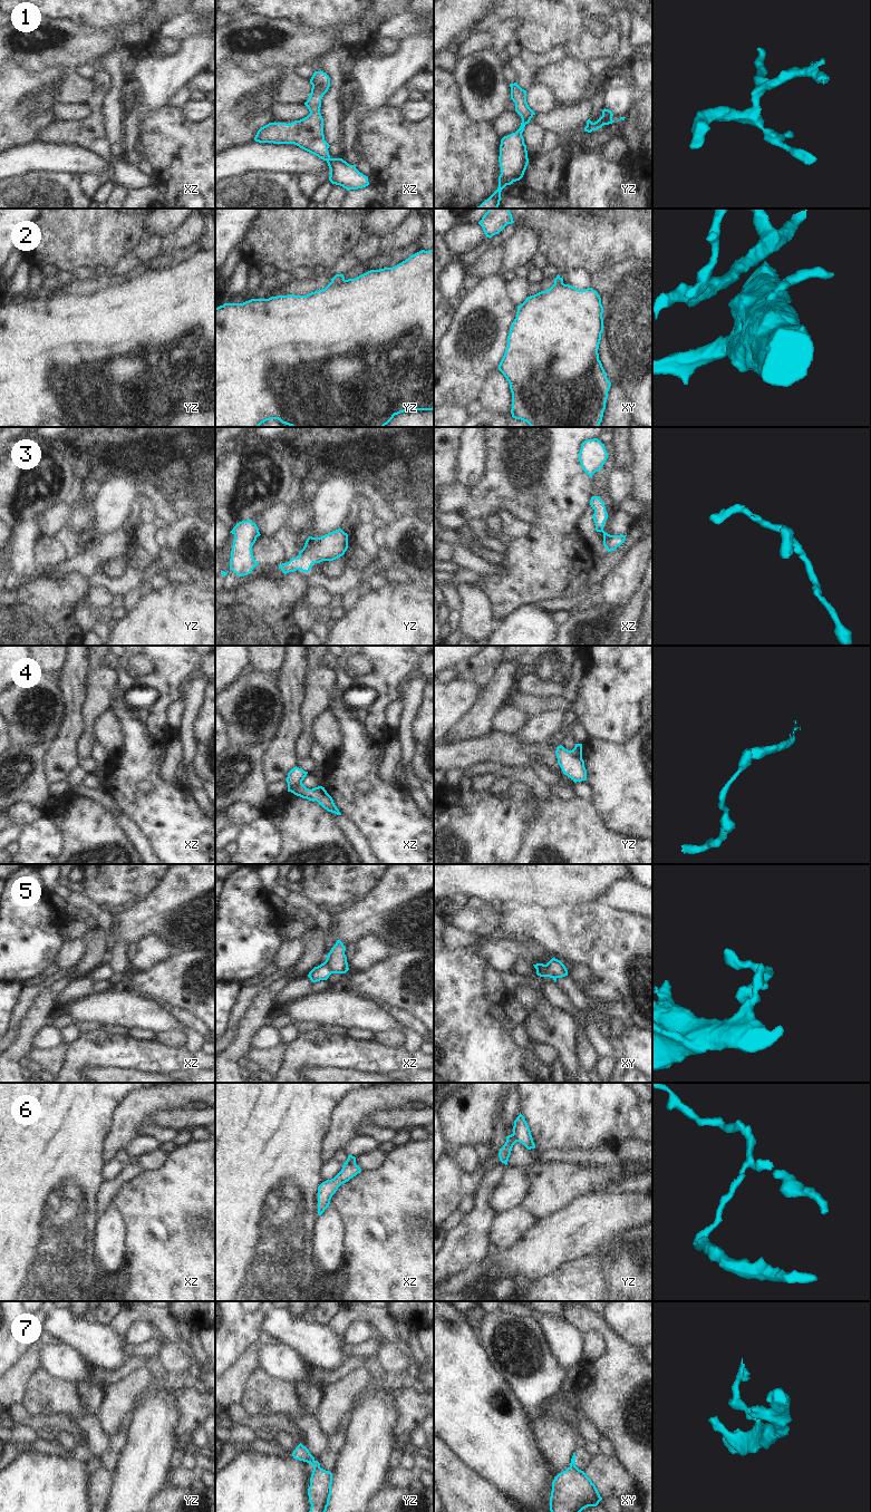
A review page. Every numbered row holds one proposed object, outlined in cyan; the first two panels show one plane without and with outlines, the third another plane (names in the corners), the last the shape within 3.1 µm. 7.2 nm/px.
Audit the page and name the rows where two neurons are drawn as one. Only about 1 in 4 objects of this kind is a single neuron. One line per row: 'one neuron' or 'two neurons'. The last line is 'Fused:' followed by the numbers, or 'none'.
1: one neuron
2: two neurons
3: one neuron
4: two neurons
5: two neurons
6: two neurons
7: two neurons
Fused: 2, 4, 5, 6, 7

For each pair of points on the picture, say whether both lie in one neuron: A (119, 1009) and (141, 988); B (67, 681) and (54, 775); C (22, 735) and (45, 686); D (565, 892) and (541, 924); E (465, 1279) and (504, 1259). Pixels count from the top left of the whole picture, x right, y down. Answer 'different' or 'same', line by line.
A: different
B: same
C: same
D: different
E: same

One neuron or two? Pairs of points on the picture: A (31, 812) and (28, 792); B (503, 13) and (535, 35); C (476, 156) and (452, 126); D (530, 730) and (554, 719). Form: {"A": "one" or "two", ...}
{"A": "two", "B": "one", "C": "one", "D": "one"}

